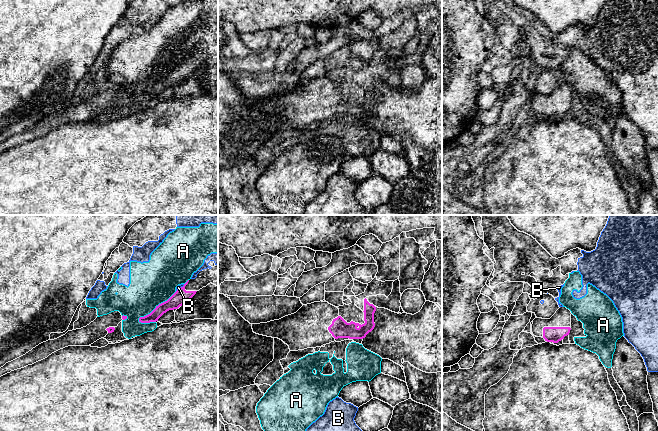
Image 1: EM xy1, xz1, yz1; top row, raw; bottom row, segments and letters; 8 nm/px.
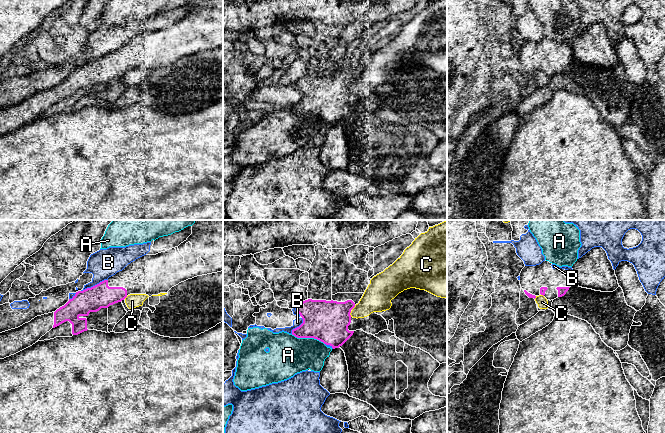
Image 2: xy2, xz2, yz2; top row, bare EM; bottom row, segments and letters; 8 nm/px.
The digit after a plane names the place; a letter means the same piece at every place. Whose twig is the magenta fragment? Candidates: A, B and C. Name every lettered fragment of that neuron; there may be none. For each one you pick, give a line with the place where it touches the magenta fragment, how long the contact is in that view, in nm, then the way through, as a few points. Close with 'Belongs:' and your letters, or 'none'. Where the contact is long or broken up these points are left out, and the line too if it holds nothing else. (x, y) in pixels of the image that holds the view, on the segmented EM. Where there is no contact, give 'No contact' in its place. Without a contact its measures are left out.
Belongs: none

